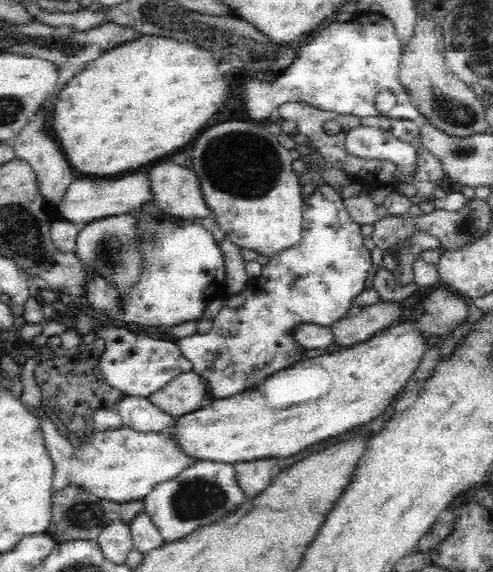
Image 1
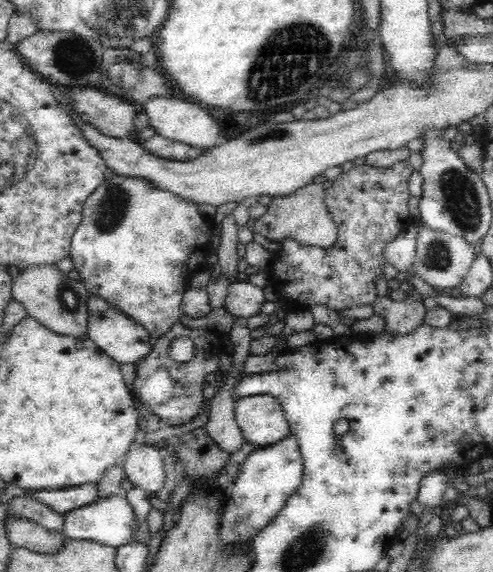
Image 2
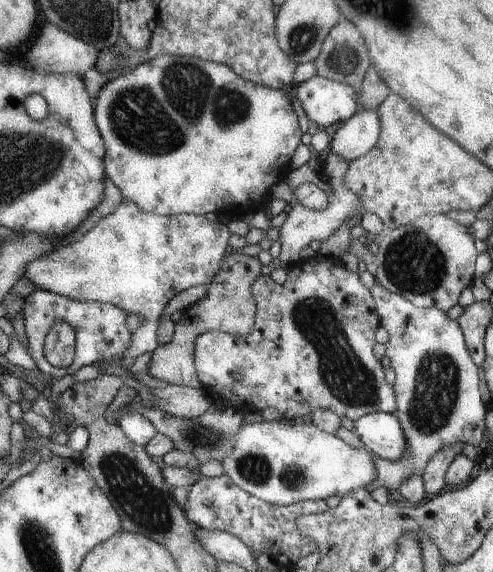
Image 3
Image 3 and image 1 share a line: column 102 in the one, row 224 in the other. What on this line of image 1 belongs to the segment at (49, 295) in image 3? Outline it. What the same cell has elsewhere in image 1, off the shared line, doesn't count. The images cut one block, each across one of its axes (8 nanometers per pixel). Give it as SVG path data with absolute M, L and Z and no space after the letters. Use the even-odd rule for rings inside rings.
M324 185L313 191L307 191L303 212L303 236L296 246L283 250L269 258L262 272L246 288L222 299L222 307L213 319L213 326L207 334L198 334L177 339L180 352L192 363L192 371L208 378L210 392L216 399L230 398L242 390L254 388L264 378L290 367L296 360L303 360L305 348L295 344L292 334L302 324L330 327L334 322L346 317L350 302L362 289L369 287L371 279L378 269L372 264L371 250L366 249L360 233L360 226L354 222L341 196L338 186Z

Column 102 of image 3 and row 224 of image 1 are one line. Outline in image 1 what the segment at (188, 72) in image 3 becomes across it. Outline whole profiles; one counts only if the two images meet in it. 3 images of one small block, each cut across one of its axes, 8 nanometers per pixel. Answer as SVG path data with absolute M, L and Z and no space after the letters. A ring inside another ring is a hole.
M131 212L92 220L79 230L75 240L74 253L78 260L86 263L96 277L107 278L115 286L116 303L120 305L120 309L128 302L128 294L143 271L143 258L139 258L137 252L139 238L135 236L138 221L139 216Z

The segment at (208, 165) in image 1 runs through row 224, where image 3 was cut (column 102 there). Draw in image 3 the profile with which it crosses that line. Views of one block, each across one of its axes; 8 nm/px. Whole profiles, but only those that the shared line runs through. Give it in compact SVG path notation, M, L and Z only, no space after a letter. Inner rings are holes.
M123 198L112 211L80 239L32 260L24 276L38 288L72 299L109 303L127 313L139 313L144 321L131 335L129 347L122 354L122 358L135 359L158 346L155 328L164 305L186 288L201 284L208 286L213 274L217 274L230 229L218 220L209 222L203 215L154 215L139 209L133 201Z

